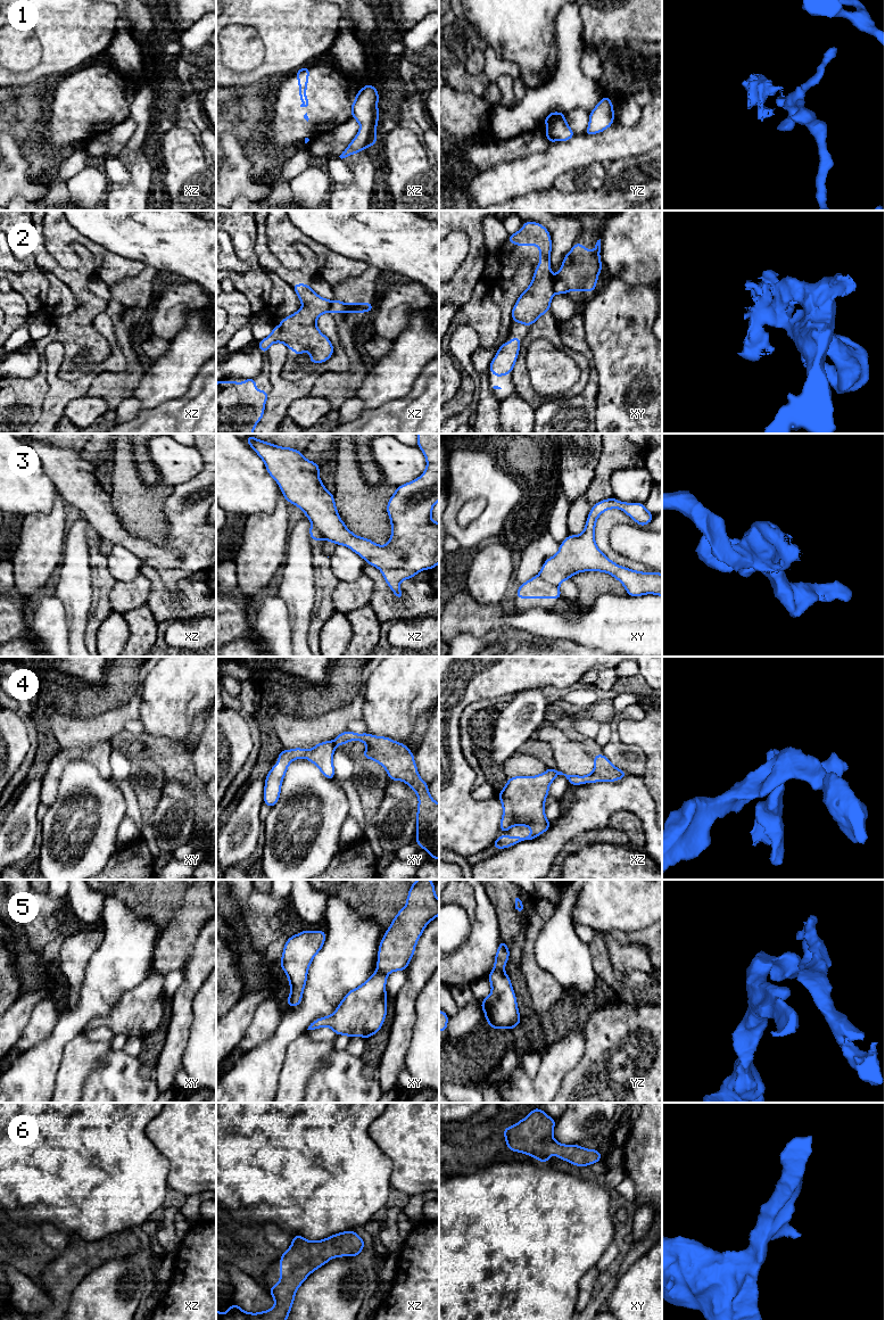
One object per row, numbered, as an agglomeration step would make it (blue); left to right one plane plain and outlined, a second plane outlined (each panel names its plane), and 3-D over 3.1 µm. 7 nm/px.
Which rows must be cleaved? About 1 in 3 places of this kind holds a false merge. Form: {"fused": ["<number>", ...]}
{"fused": ["1", "2", "3", "4", "5"]}

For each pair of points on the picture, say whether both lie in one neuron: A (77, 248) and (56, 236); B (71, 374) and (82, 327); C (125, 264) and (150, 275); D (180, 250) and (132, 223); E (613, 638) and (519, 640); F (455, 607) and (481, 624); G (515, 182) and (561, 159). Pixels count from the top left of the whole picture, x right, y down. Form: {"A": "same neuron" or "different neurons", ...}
{"A": "different neurons", "B": "same neuron", "C": "different neurons", "D": "same neuron", "E": "different neurons", "F": "same neuron", "G": "same neuron"}

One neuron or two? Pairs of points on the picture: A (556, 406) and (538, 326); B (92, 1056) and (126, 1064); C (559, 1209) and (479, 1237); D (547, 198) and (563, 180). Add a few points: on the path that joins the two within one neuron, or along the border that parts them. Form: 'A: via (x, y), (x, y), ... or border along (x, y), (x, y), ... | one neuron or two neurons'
A: border along (545, 398), (535, 409) | two neurons
B: border along (112, 1048), (85, 1080) | two neurons
C: via (539, 1228), (536, 1231), (517, 1237), (498, 1237) | one neuron
D: border along (553, 186), (562, 191), (581, 191) | two neurons

